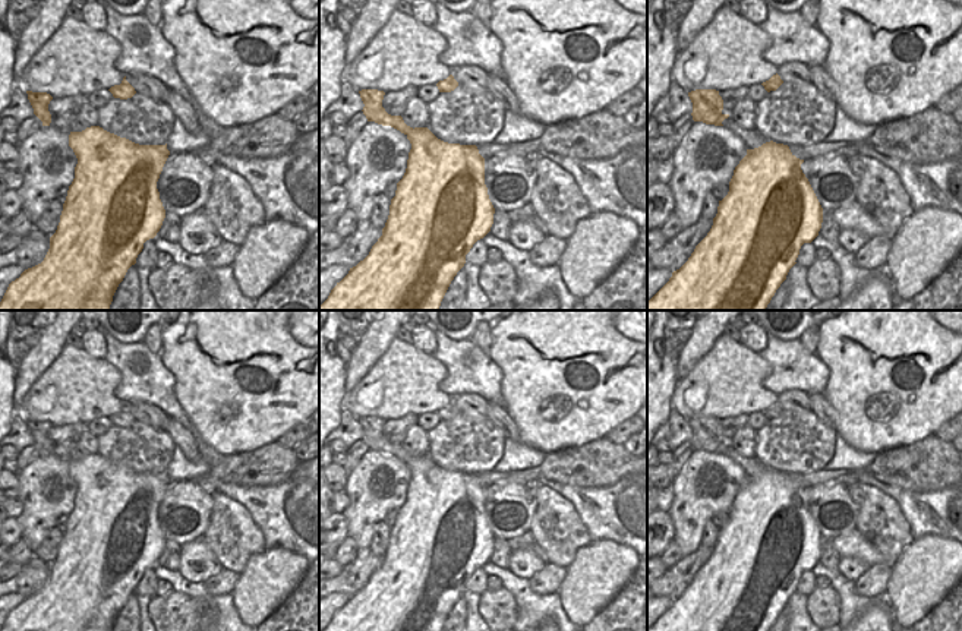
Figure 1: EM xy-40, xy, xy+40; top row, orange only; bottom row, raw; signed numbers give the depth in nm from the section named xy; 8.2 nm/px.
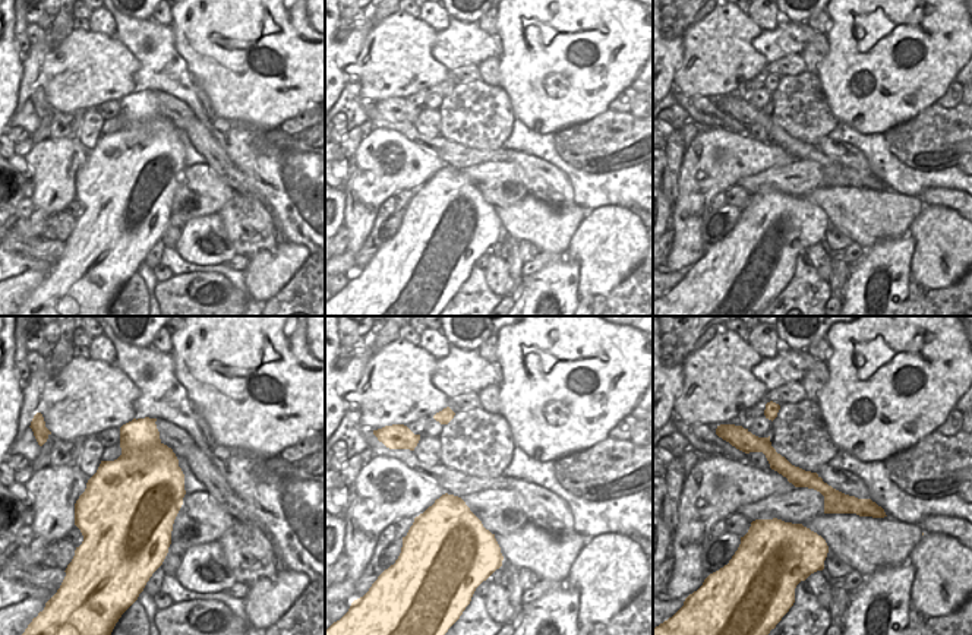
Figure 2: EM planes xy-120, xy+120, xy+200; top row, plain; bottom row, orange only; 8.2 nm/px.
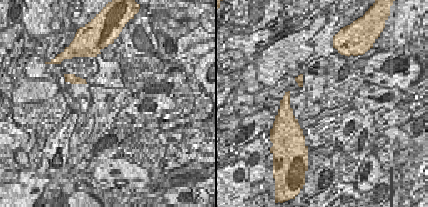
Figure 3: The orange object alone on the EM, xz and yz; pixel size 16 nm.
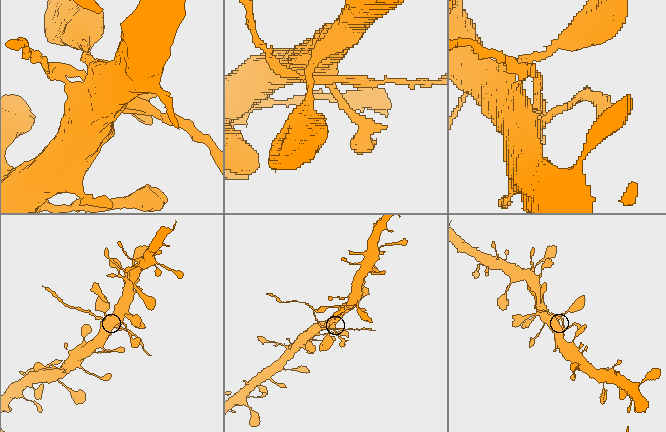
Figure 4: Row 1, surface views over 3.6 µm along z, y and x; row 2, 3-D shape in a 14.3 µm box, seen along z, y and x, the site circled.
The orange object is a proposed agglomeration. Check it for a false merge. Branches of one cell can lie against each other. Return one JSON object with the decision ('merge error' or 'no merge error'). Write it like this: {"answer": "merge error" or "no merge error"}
{"answer": "merge error"}

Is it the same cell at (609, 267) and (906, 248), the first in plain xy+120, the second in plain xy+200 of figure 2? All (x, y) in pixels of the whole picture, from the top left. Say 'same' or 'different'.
different

